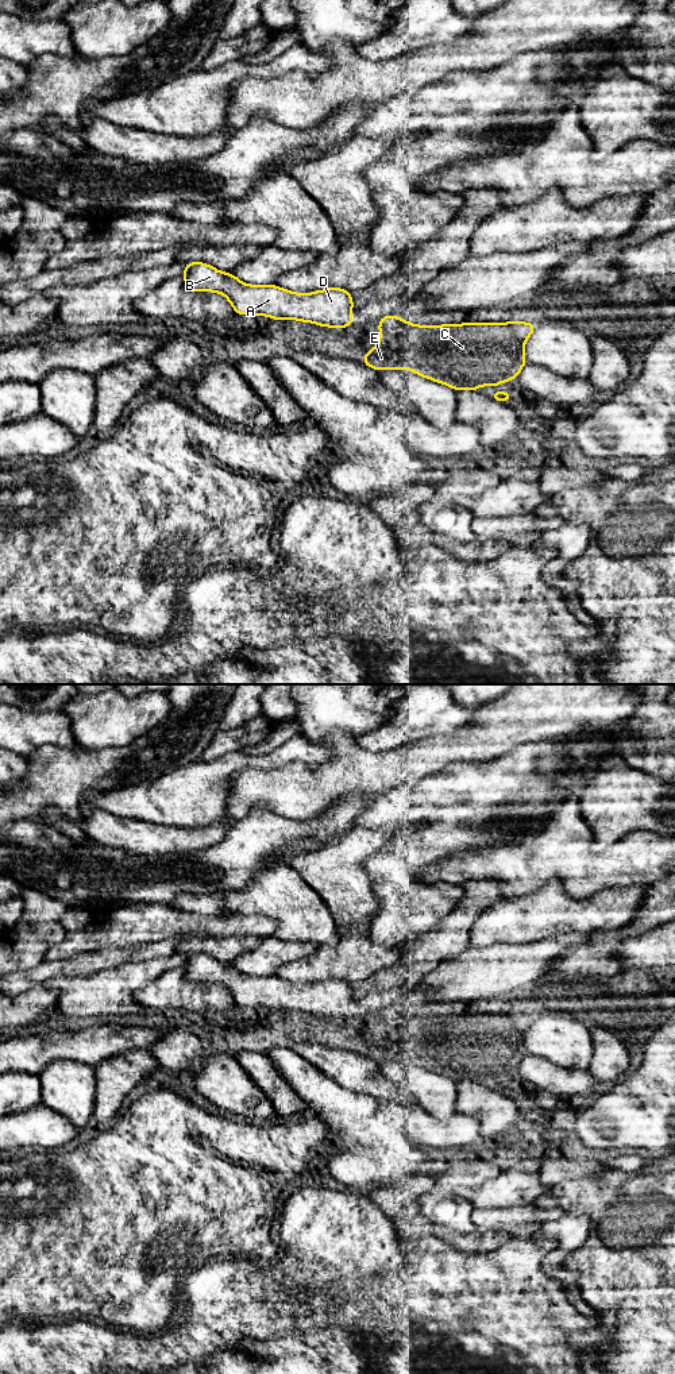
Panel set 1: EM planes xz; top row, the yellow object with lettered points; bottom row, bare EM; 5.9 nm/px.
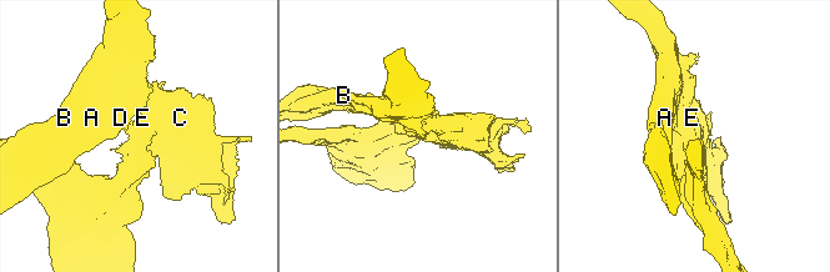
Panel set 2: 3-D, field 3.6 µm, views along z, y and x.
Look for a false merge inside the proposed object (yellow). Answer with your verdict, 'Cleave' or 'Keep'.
Cleave

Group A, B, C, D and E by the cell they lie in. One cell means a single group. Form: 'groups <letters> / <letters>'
groups A B D E / C

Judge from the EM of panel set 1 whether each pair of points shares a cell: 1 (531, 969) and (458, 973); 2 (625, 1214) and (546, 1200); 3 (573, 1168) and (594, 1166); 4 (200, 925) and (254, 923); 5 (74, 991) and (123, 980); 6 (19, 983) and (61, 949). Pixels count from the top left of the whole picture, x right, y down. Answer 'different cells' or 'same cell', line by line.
1: same cell
2: same cell
3: same cell
4: same cell
5: same cell
6: different cells

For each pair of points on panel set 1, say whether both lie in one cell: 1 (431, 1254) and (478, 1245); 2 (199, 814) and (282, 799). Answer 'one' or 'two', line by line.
1: two
2: two

